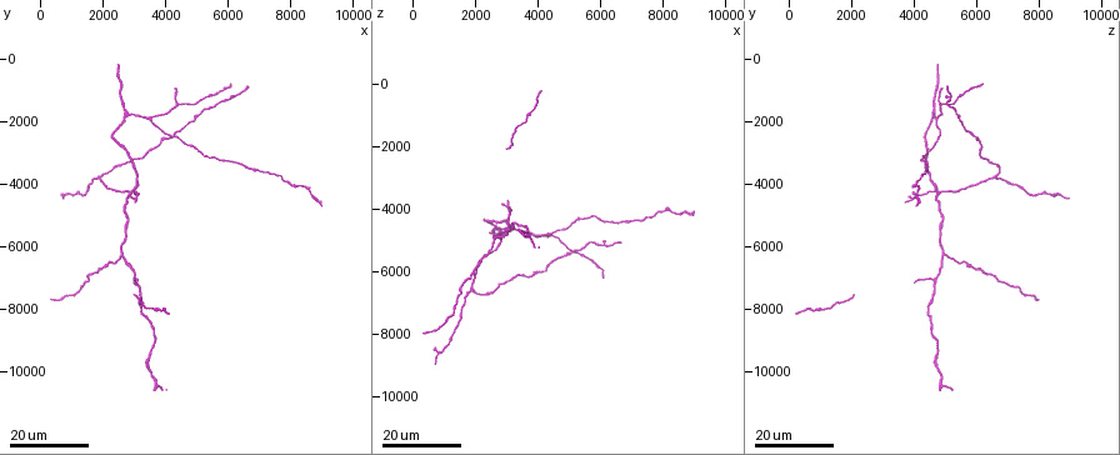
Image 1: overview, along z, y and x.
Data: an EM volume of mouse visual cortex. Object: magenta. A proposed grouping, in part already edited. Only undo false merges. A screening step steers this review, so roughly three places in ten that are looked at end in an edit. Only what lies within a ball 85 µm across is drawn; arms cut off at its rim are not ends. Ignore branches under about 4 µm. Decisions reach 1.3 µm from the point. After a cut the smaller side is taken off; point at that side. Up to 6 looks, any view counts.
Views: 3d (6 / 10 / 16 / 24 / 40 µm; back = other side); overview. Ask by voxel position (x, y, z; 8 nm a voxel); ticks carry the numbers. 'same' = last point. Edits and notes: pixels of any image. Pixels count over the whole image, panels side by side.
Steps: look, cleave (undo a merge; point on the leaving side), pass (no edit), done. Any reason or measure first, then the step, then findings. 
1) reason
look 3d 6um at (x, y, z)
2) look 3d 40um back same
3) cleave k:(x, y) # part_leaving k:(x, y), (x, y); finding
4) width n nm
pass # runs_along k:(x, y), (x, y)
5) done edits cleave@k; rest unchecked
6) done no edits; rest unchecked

three arms meet
look 3d 24um at (2600, 6300, 4900)

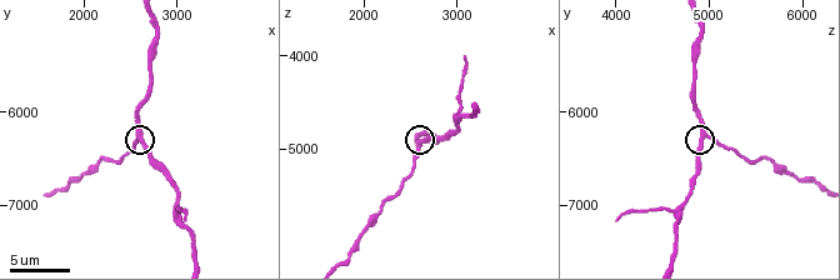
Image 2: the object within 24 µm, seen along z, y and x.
look 3d 6um at (2600, 6300, 4950)

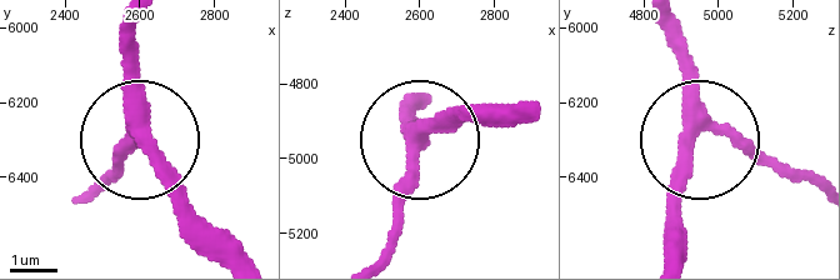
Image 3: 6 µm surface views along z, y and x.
width 310 nm
pass # runs_along 3:(421, 109), (409, 116), (409, 188), (385, 248); continuous, no second neuron

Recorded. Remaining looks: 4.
look 3d 24um at (2900, 4300, 4800)

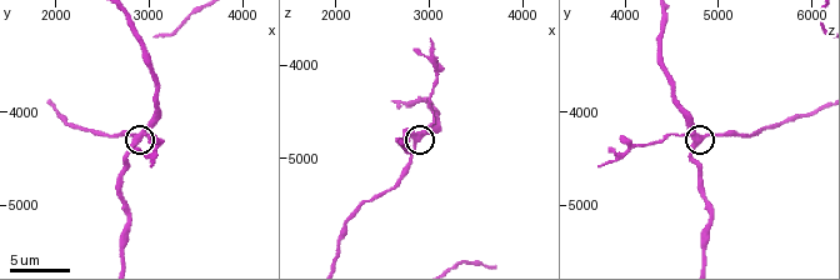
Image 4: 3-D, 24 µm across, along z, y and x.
look 3d 6um at (2850, 4250, 4800)

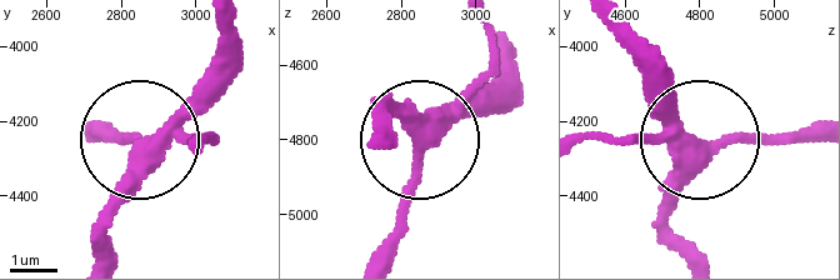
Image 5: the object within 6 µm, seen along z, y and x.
cleave 5:(211, 135) # part_leaving 5:(656, 138), (589, 138); a second neuron is stuck on

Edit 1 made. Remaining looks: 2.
done edits cleave@5; rest unchecked

